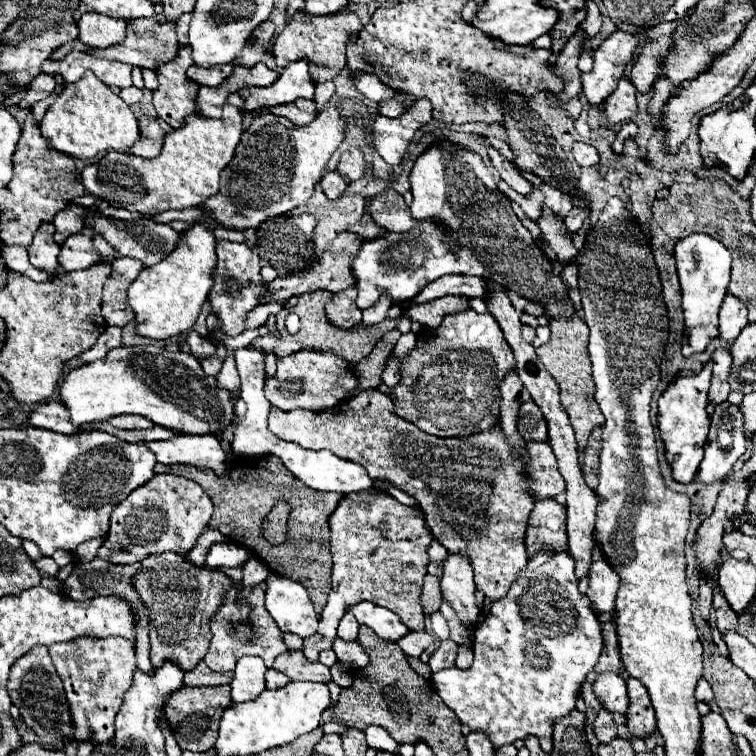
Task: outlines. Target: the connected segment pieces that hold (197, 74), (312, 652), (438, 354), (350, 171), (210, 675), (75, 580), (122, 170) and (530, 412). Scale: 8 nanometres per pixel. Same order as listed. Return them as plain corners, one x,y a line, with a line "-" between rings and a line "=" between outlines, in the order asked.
226,64
226,66
216,66
216,68
196,68
196,66
190,66
188,68
188,80
200,84
200,86
220,86
228,76
230,72
234,70
234,64
=
370,488
348,494
328,518
332,550
332,590
320,616
318,632
304,640
308,660
318,660
318,652
332,646
336,628
346,608
362,600
384,606
400,616
410,630
424,630
426,614
420,604
422,582
428,566
428,546
432,532
426,528
424,512
402,506
388,492
=
472,310
446,314
438,328
420,328
420,332
416,334
414,350
410,350
408,356
400,358
398,362
400,382
388,392
394,402
394,414
420,426
424,432
442,438
470,436
498,424
500,398
492,398
492,394
498,394
492,392
492,388
496,390
496,386
504,378
504,372
516,366
512,350
508,348
508,342
500,332
496,318
490,312
476,314
=
348,148
342,156
340,156
340,162
336,166
336,172
340,176
344,176
346,182
354,182
354,180
360,180
364,174
366,174
368,166
364,162
364,156
358,148
=
200,662
192,672
184,674
184,686
220,686
230,684
232,672
212,672
204,662
=
94,558
92,562
84,562
84,564
76,564
74,572
64,580
64,594
68,594
72,600
86,600
86,598
96,598
96,596
120,596
130,608
134,614
134,620
136,620
136,664
142,672
148,672
152,674
152,666
150,666
150,658
148,658
148,652
150,652
150,642
148,642
148,610
140,598
140,594
136,592
132,580
134,580
134,574
142,570
142,564
140,562
132,562
132,564
112,564
108,560
102,560
102,558
=
225,103
222,119
188,116
184,128
172,130
164,138
160,156
152,160
124,152
108,152
104,158
82,170
82,184
88,194
140,214
158,214
168,208
200,206
218,192
220,172
228,160
232,160
232,152
242,134
240,123
243,116
237,107
=
528,400
520,406
518,432
522,434
524,440
540,440
540,442
548,440
548,430
546,430
544,416
532,400

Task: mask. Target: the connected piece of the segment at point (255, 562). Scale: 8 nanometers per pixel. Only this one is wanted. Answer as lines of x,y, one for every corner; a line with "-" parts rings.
252,556
246,564
244,564
244,588
242,588
242,598
250,594
252,584
258,584
262,580
266,580
270,576
270,568
258,560
256,556

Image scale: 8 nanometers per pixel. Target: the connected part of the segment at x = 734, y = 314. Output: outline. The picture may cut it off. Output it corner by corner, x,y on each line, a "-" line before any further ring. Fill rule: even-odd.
728,294
720,308
720,338
726,342
734,340
740,334
740,330
748,324
746,314
746,306
738,298

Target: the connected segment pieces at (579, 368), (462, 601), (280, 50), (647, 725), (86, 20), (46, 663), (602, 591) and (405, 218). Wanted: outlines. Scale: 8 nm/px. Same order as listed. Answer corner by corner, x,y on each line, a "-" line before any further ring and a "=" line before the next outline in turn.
574,316
572,320
552,320
550,322
550,340
548,344
540,346
536,350
538,360
544,364
544,368
552,374
552,378
556,378
558,386
560,386
560,400
562,406
566,408
570,422
574,426
576,432
576,440
578,440
578,452
584,452
586,440
590,436
590,432
596,426
604,424
604,414
600,412
596,400
594,400
594,380
592,380
592,362
590,362
590,354
588,354
588,326
580,320
580,316
=
448,552
442,566
442,596
452,604
458,618
472,626
478,620
480,608
474,598
476,586
472,580
472,566
460,552
=
296,12
286,28
276,36
272,54
280,68
286,68
290,62
308,60
310,76
314,82
334,80
346,68
346,44
352,34
362,28
360,18
354,12
338,12
328,16
312,16
308,12
=
628,678
626,688
628,688
628,710
624,716
628,734
632,738
648,738
650,734
656,732
656,716
650,696
638,680
=
84,14
78,22
80,40
92,48
108,48
122,44
126,38
126,20
108,18
102,14
=
34,646
28,654
24,654
12,664
10,678
8,678
8,694
12,698
12,704
20,710
28,728
44,744
54,744
58,740
72,740
72,732
74,732
72,714
62,688
62,680
50,660
46,646
=
594,550
592,554
592,568
590,568
590,586
586,596
590,598
590,608
592,612
600,614
614,614
614,600
616,600
616,592
618,592
618,584
620,578
616,576
616,572
612,572
610,564
604,560
604,554
598,550
=
386,190
384,194
372,198
370,216
388,232
406,232
416,226
416,220
410,218
410,208
404,204
404,198
394,190

